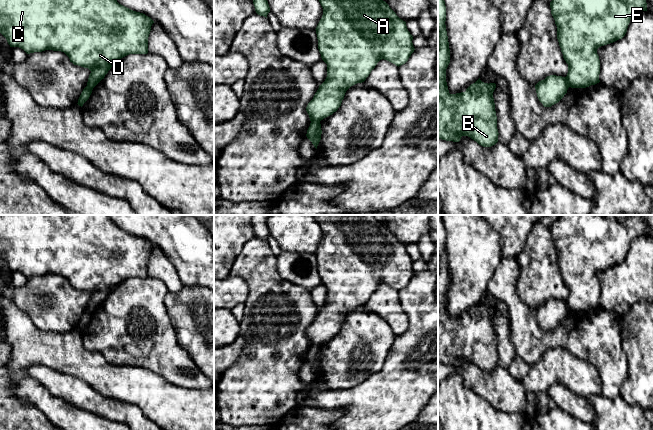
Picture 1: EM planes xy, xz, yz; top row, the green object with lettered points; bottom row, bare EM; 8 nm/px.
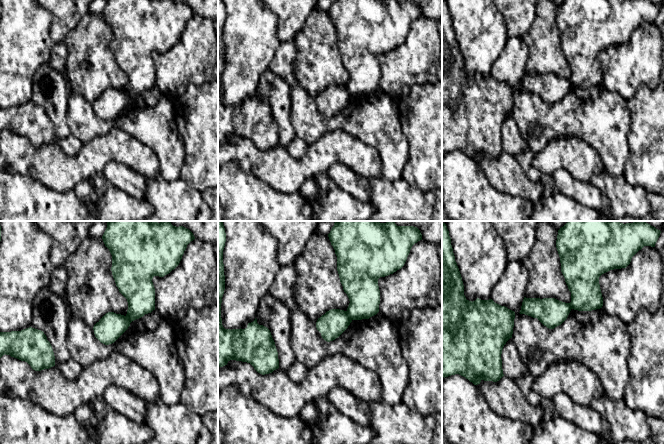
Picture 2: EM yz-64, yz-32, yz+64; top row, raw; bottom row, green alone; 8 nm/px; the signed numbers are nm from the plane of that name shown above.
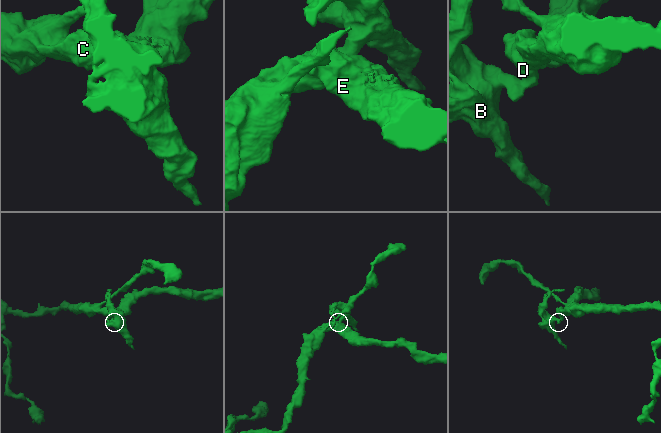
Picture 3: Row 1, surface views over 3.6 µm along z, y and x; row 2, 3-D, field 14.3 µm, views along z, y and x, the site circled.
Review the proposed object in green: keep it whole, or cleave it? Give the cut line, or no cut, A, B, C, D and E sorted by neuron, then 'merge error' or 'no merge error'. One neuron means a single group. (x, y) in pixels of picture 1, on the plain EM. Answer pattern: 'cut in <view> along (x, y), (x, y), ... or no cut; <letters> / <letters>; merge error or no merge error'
cut in yz along (565, 301), (569, 310); A B / C D E; merge error

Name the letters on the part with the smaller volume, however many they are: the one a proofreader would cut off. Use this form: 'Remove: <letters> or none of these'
Remove: A, B

